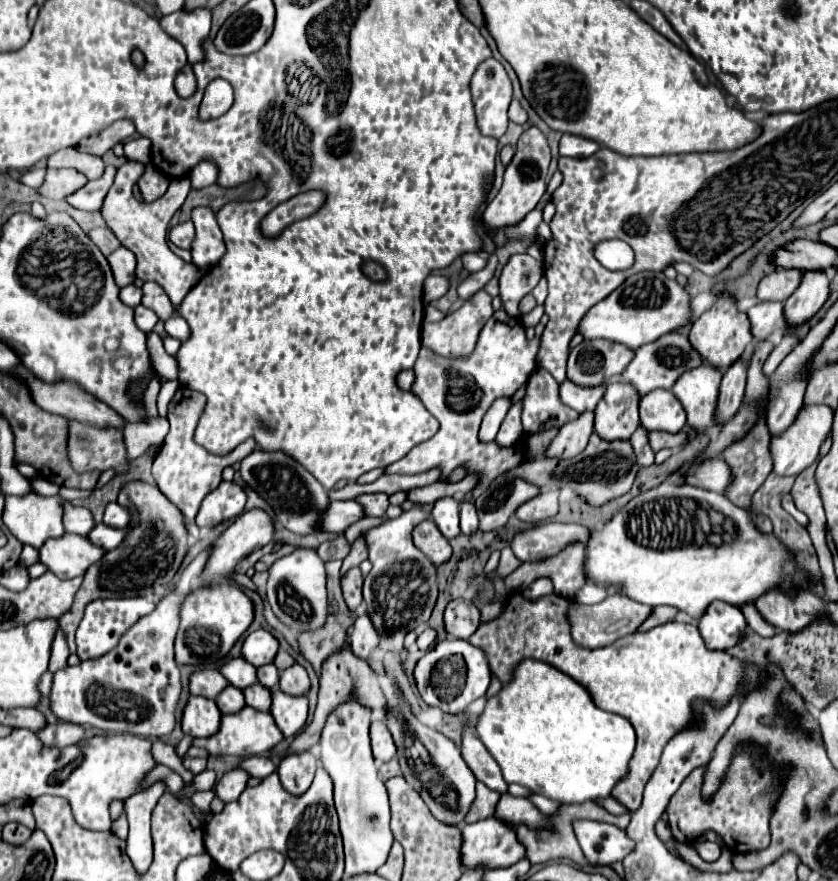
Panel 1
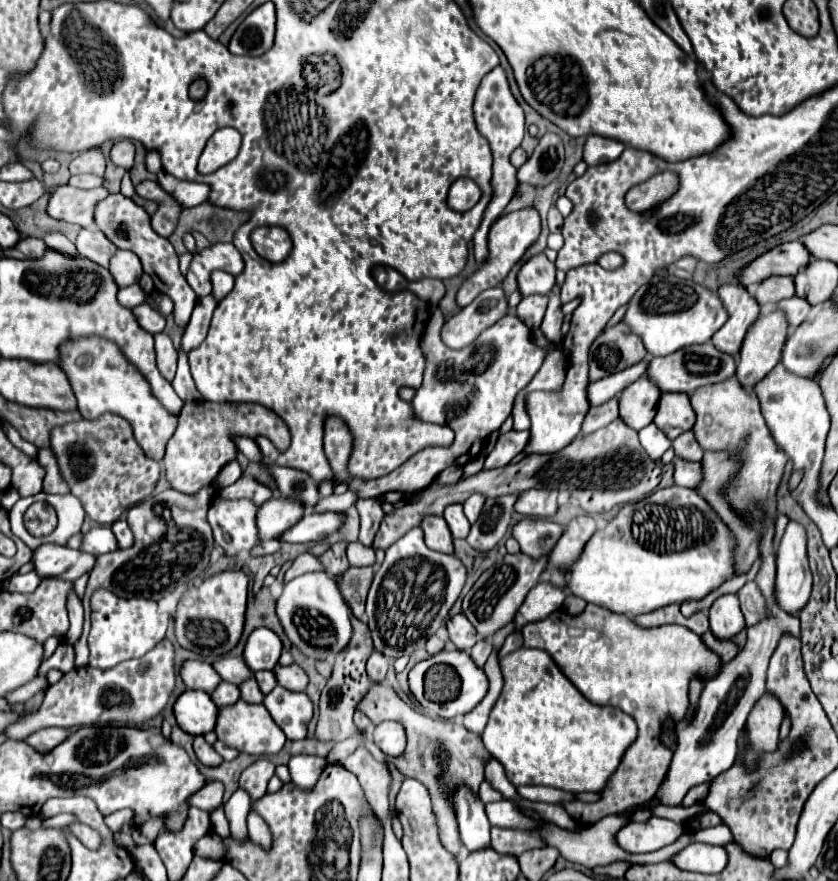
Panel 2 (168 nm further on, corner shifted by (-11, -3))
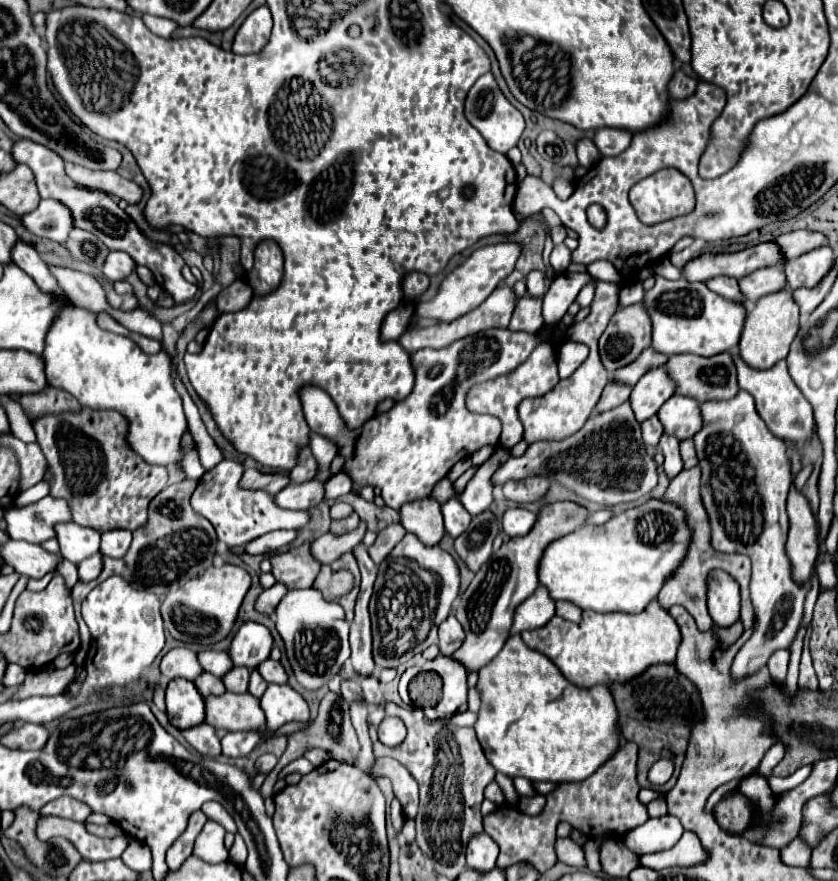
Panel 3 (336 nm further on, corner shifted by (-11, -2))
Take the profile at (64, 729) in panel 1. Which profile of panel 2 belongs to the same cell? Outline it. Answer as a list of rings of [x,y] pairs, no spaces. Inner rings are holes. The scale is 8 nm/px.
[[[44,728],[44,732],[36,732],[36,736],[30,736],[28,744],[38,752],[50,752],[58,744],[62,744],[68,736],[70,736],[70,730],[66,728]]]

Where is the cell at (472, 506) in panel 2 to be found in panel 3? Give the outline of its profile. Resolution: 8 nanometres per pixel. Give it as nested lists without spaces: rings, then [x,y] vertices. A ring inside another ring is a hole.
[[[496,447],[496,451],[478,467],[474,477],[468,481],[464,493],[460,495],[462,505],[470,515],[478,515],[490,507],[494,501],[494,485],[492,485],[492,475],[496,473],[498,467],[502,467],[508,459],[508,451],[504,447]]]

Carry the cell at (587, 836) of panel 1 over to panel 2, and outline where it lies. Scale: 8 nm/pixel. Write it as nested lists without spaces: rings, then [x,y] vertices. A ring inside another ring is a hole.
[[[652,816],[650,820],[642,822],[642,824],[632,822],[632,824],[626,824],[624,828],[620,828],[616,834],[616,844],[630,854],[654,852],[654,850],[678,840],[682,836],[682,832],[684,832],[682,824]]]

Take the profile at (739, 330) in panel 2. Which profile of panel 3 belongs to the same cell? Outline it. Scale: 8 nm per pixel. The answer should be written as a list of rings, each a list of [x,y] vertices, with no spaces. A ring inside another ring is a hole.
[[[714,277],[714,279],[708,279],[706,281],[708,289],[720,297],[726,297],[726,299],[732,299],[732,301],[742,301],[744,297],[740,297],[740,291],[738,291],[738,281],[732,279],[732,277]]]

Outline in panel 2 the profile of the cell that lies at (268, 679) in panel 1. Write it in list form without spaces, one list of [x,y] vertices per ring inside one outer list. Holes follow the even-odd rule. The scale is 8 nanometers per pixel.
[[[272,670],[254,672],[254,678],[256,678],[256,682],[258,682],[258,686],[260,686],[260,690],[262,690],[264,694],[270,694],[270,692],[272,692],[272,688],[276,688],[276,686],[278,686],[276,674],[274,674]]]

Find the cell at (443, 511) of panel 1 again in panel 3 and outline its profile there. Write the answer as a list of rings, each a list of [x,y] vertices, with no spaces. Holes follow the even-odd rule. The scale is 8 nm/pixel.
[[[456,497],[442,503],[442,515],[444,515],[444,529],[454,539],[468,529],[468,523],[472,519],[470,513],[464,509],[464,505]]]

